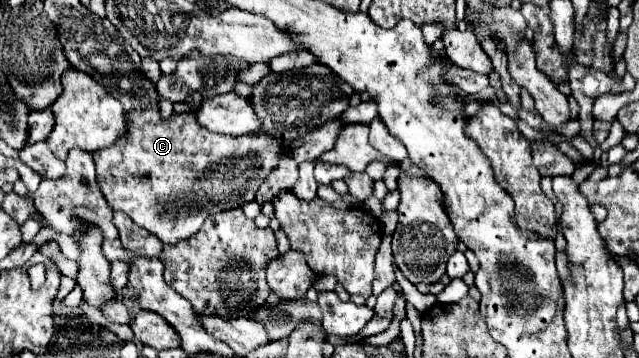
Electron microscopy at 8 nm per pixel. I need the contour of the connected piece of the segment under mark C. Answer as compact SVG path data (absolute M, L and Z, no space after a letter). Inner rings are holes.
M155 107L127 113L127 129L125 135L117 139L117 145L99 149L93 153L97 165L97 181L111 209L123 211L129 215L139 227L153 233L163 243L177 243L189 239L199 231L203 221L221 209L239 207L235 195L235 183L243 183L245 179L263 181L265 175L277 165L277 157L283 149L275 139L263 135L219 135L211 133L205 127L197 125L189 113L171 115L169 119L161 119Z

